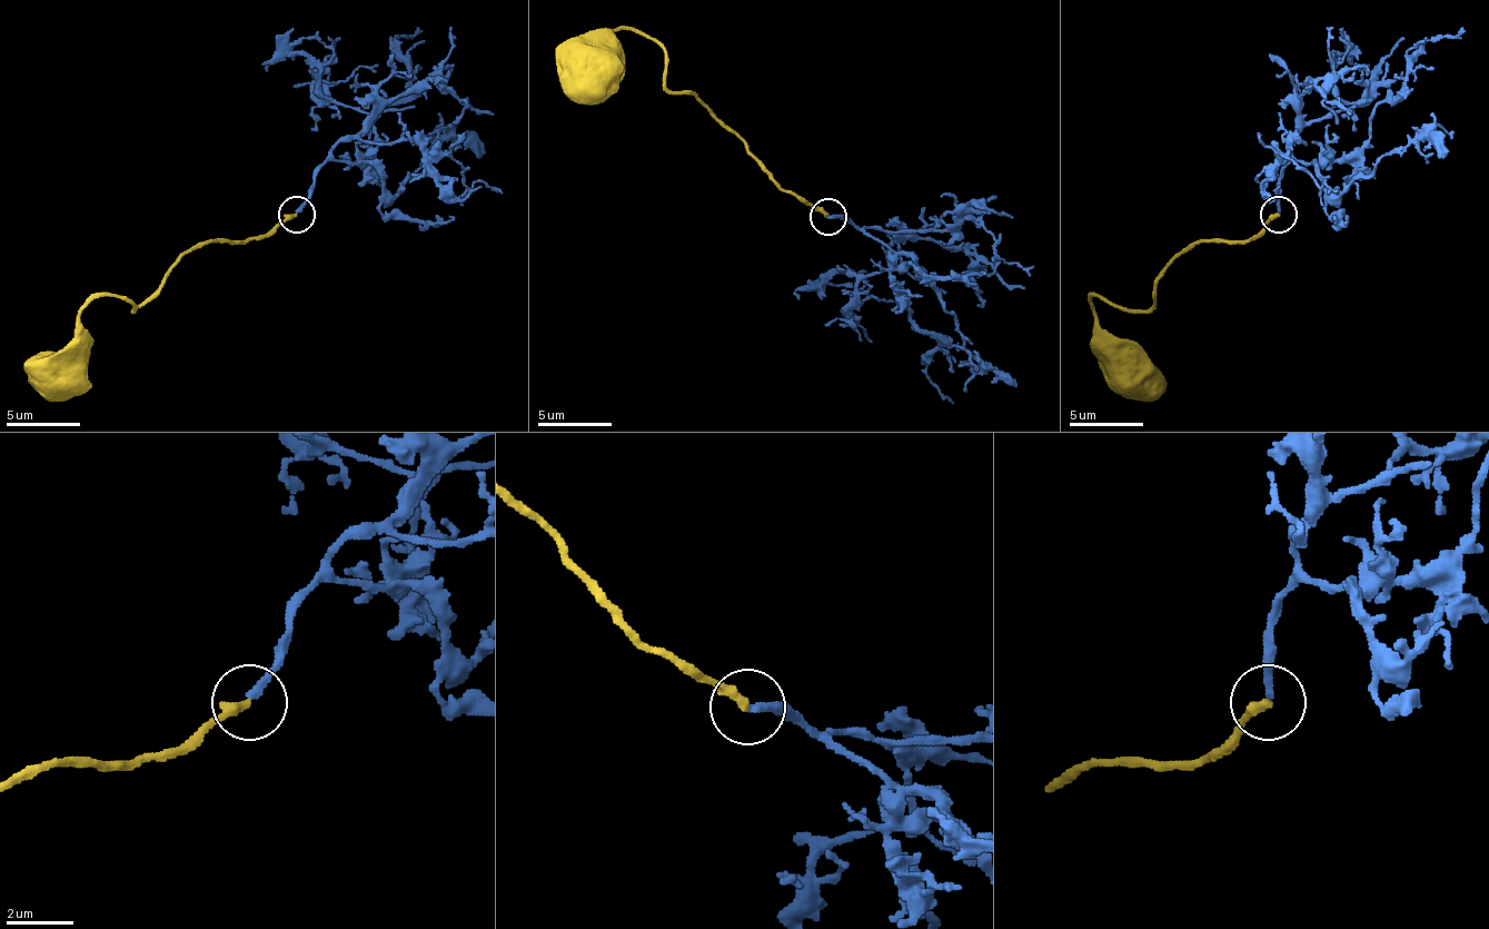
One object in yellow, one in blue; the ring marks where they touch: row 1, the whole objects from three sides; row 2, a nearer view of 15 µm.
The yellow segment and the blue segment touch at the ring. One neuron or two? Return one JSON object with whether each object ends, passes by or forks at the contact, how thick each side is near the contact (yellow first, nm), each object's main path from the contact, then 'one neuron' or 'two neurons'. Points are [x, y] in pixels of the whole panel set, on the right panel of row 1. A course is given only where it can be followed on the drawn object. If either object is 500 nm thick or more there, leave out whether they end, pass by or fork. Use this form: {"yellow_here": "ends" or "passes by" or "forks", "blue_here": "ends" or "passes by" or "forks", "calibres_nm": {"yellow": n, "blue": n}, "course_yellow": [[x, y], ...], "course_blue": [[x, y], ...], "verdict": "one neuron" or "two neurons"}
{"yellow_here": "ends", "blue_here": "ends", "calibres_nm": {"yellow": 300, "blue": 200}, "course_yellow": [[1279, 214], [1249, 239], [1190, 243], [1145, 309], [1090, 298], [1098, 347], [1138, 369], [1142, 381]], "course_blue": [[1279, 214], [1279, 173], [1290, 161], [1346, 161], [1405, 83], [1405, 61], [1427, 39], [1465, 31]], "verdict": "two neurons"}

